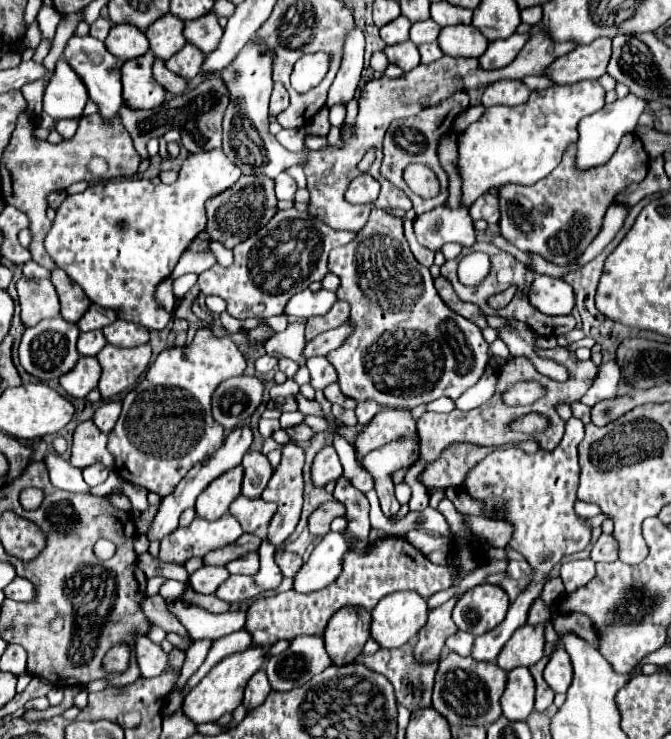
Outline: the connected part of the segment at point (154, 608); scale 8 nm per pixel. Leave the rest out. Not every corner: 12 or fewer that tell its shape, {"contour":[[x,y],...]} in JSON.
{"contour":[[162,596],[146,597],[142,610],[166,632],[188,636]]}

